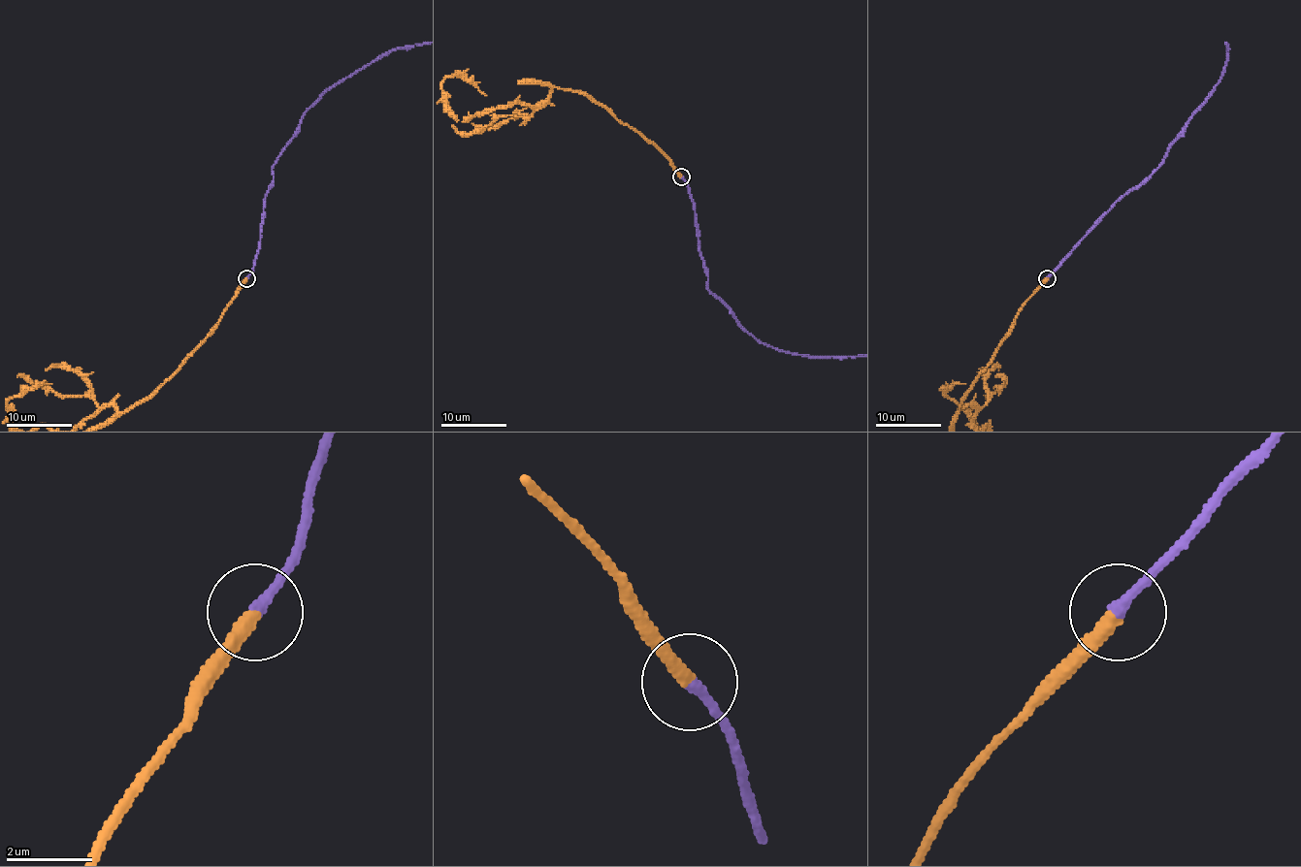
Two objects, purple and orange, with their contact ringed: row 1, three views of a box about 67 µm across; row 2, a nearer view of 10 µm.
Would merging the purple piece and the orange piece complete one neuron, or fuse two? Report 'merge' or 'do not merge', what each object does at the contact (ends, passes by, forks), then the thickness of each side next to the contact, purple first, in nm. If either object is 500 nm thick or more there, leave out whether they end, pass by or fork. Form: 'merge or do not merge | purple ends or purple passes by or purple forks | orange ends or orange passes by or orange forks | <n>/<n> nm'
merge | purple ends | orange ends | 280/360 nm

